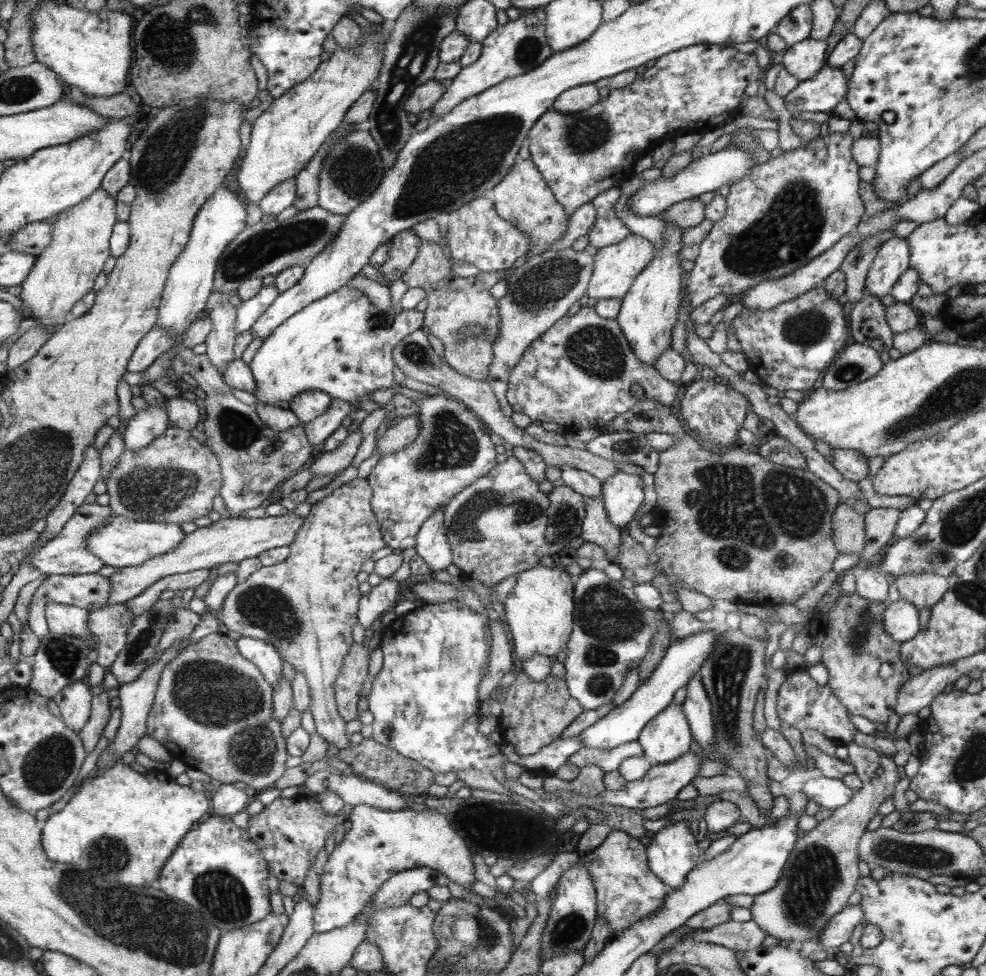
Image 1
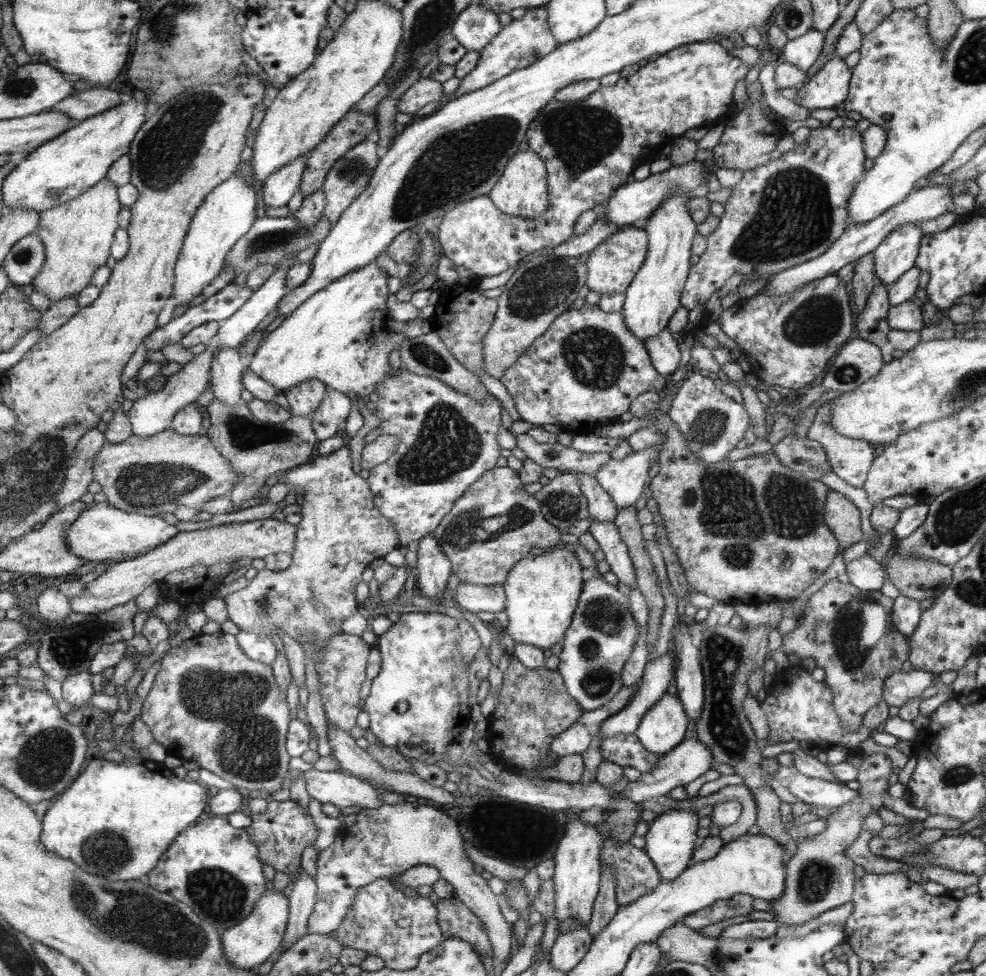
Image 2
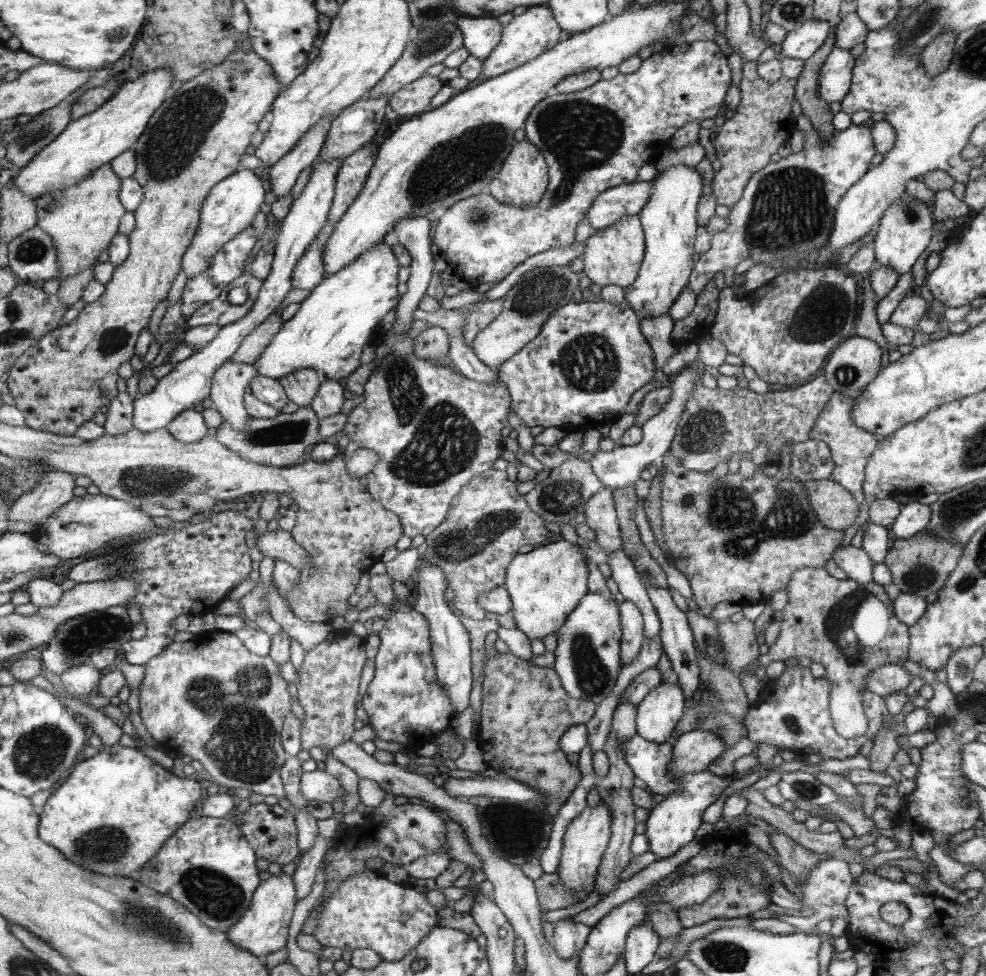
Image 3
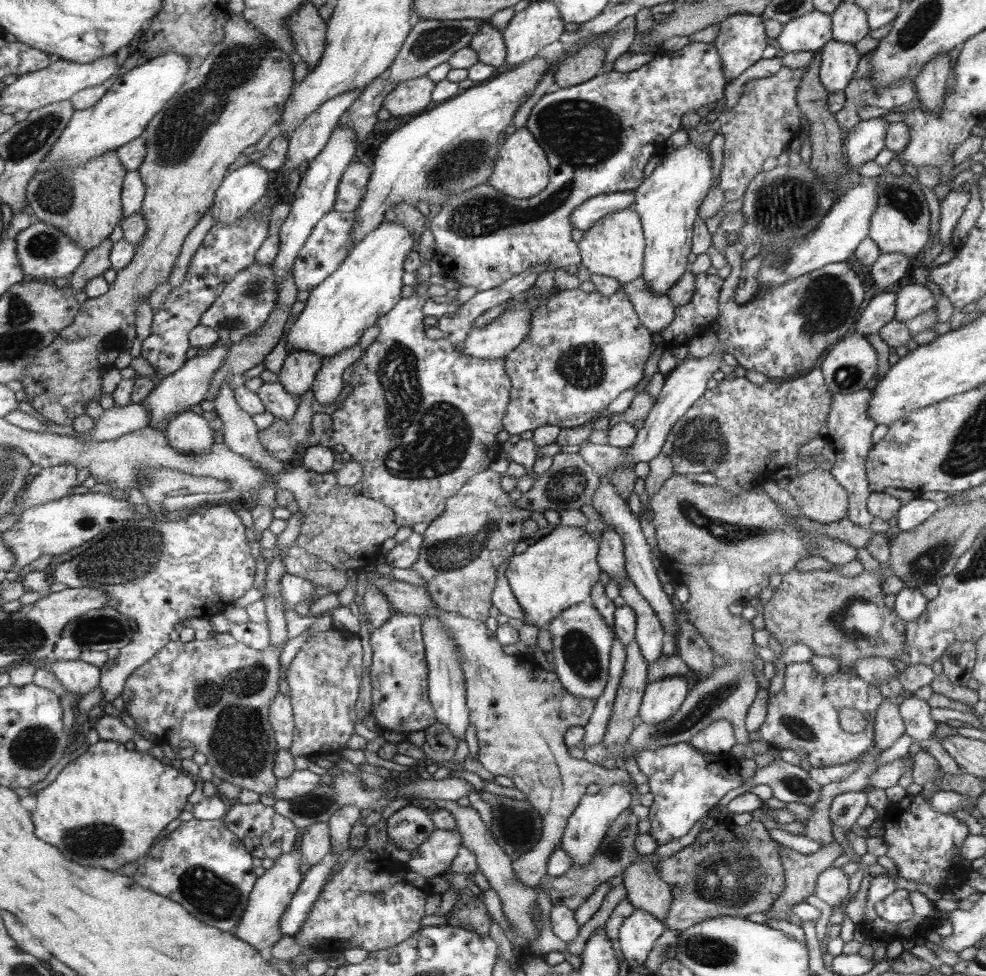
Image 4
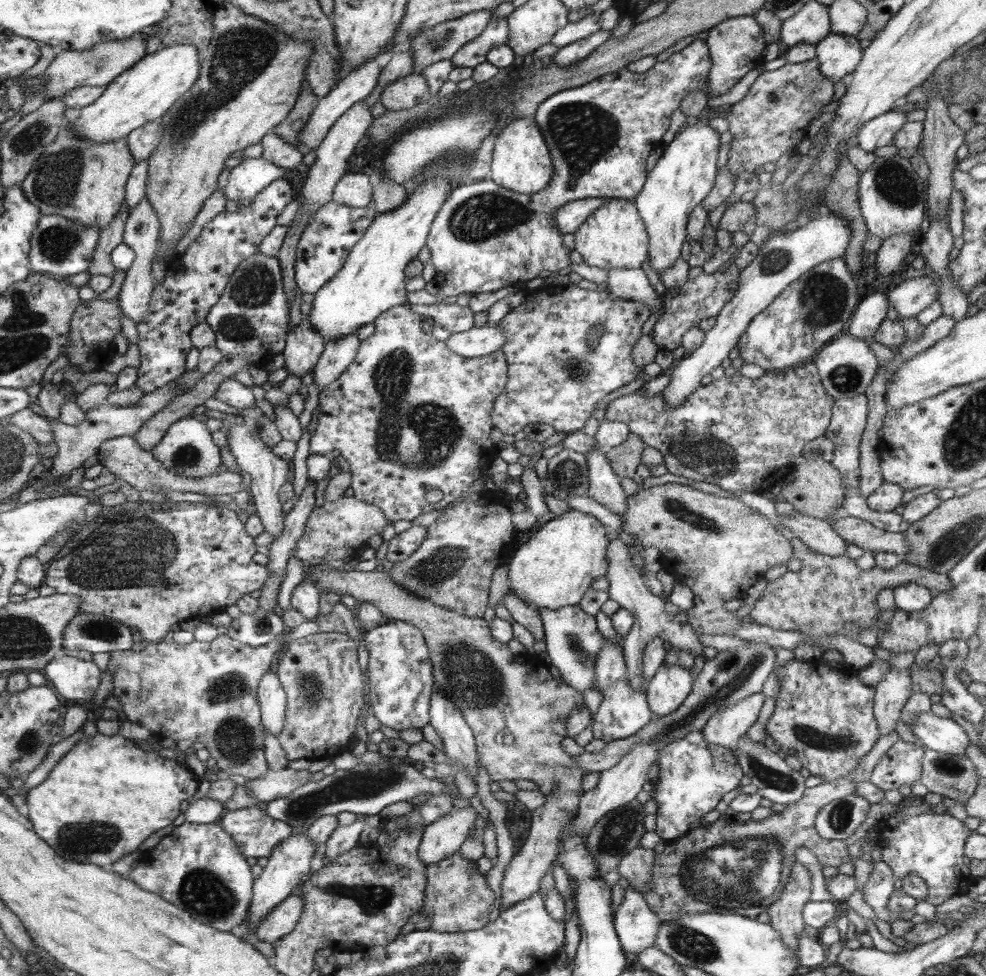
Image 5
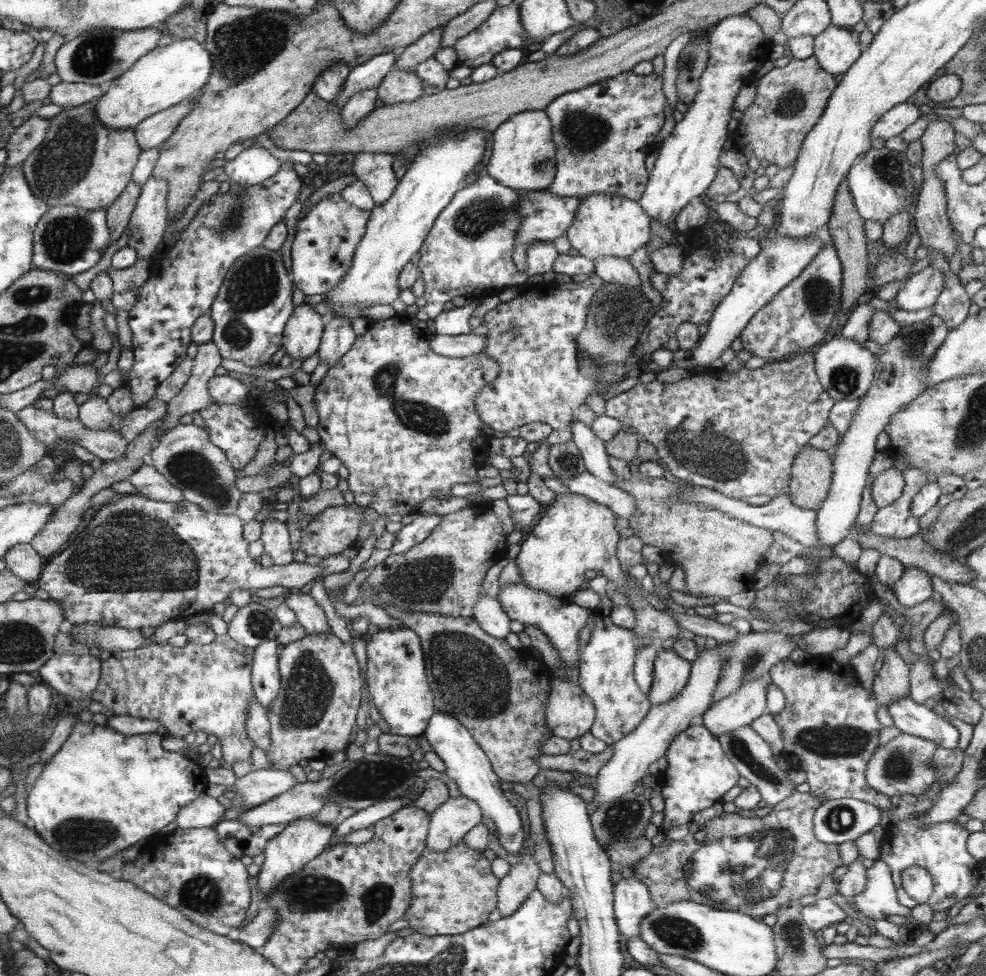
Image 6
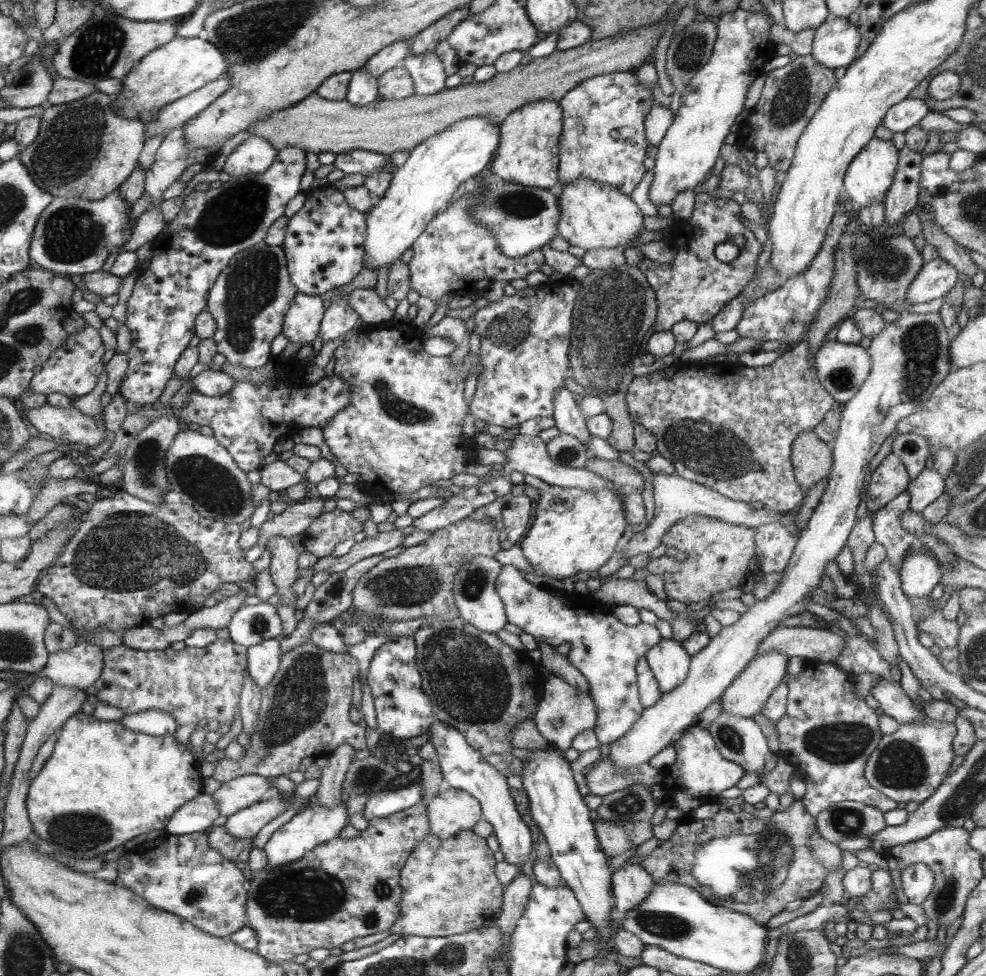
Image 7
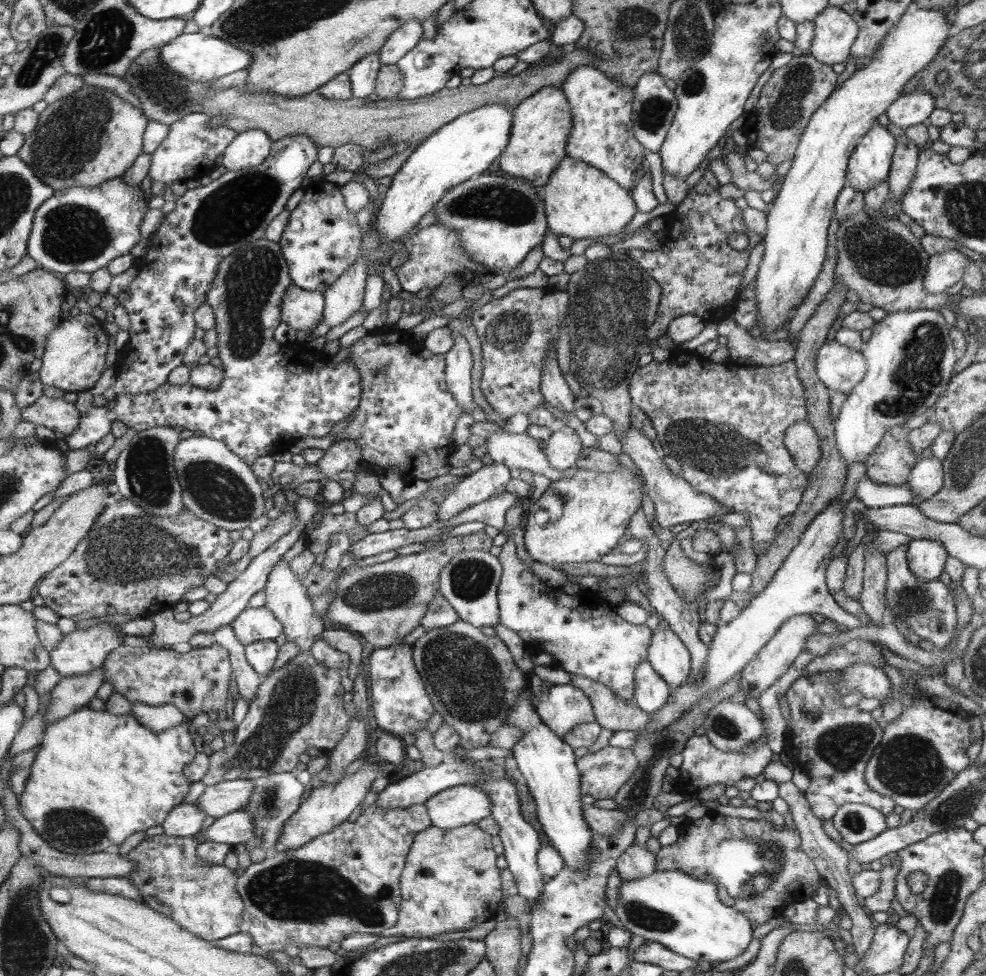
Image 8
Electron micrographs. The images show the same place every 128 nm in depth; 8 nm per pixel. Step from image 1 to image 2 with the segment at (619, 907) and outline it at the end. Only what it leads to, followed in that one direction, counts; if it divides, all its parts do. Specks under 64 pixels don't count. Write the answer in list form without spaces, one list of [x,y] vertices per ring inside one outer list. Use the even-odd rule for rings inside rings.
[[[606,839],[600,859],[602,866],[609,864],[609,868],[613,870],[618,906],[632,904],[661,884],[661,875],[649,853],[636,848],[630,841],[621,845]]]

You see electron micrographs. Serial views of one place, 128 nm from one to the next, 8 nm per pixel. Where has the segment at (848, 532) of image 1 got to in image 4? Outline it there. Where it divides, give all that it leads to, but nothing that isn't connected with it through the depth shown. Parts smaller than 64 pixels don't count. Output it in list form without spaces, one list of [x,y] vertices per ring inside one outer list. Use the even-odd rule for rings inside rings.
[[[828,470],[791,474],[787,490],[798,503],[801,516],[814,522],[830,524],[849,514],[849,493]]]

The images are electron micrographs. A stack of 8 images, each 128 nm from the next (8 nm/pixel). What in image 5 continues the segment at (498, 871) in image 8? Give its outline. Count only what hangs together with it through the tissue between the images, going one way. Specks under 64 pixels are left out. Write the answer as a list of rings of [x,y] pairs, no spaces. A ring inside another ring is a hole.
[[[459,852],[426,867],[428,888],[425,904],[419,913],[430,918],[430,927],[435,931],[468,932],[480,930],[490,924],[494,910],[498,910],[498,890],[490,886],[490,874],[478,865],[478,861],[462,858]]]

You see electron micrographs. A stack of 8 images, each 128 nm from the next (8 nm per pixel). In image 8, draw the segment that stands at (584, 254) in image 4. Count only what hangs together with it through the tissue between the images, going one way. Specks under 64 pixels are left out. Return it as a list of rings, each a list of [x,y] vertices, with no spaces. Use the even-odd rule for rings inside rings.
[[[569,155],[557,166],[556,172],[544,184],[544,188],[549,227],[558,236],[582,240],[620,234],[636,214],[636,204],[625,187],[610,178],[605,171],[580,162],[579,159],[570,158]]]

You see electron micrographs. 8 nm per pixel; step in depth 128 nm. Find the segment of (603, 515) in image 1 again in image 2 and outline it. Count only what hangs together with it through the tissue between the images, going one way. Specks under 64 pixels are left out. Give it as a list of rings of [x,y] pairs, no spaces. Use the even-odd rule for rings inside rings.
[[[590,521],[588,531],[598,542],[599,549],[604,553],[604,560],[610,565],[611,572],[616,574],[619,582],[630,590],[638,590],[635,566],[629,556],[628,547],[622,542],[616,524],[612,521]]]

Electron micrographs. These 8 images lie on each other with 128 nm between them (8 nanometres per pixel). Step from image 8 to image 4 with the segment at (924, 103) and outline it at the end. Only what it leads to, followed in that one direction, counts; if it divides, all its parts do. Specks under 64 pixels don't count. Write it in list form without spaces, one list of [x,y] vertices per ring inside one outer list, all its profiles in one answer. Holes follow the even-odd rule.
[[[881,118],[860,120],[846,133],[843,148],[851,170],[858,172],[860,166],[884,150],[888,126],[890,122]]]

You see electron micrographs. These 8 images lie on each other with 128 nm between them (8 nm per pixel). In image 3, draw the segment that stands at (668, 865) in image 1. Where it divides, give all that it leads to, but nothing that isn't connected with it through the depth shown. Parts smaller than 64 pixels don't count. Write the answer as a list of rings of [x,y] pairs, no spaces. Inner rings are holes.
[[[637,734],[628,737],[623,740],[623,743],[619,746],[623,750],[623,757],[626,764],[630,766],[633,773],[646,782],[650,787],[652,794],[666,795],[666,799],[660,803],[654,805],[654,808],[649,809],[648,818],[645,820],[646,830],[645,836],[648,838],[649,851],[656,855],[657,860],[664,860],[664,858],[670,858],[674,856],[682,846],[686,846],[688,842],[692,842],[694,836],[696,836],[696,830],[698,826],[702,824],[702,812],[720,797],[722,791],[726,789],[734,780],[737,780],[737,773],[731,775],[714,775],[708,768],[706,770],[700,770],[698,772],[683,772],[683,774],[673,774],[669,770],[669,766],[672,765],[674,758],[674,750],[671,743],[665,742],[664,744],[657,744],[656,742],[650,742],[649,739],[642,738]]]

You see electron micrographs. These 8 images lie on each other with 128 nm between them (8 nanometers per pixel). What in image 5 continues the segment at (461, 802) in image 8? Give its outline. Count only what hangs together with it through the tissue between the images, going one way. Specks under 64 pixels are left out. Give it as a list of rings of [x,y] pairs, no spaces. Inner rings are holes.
[[[454,806],[450,814],[426,825],[418,850],[421,861],[426,865],[436,864],[459,852],[472,826],[477,822],[477,814],[473,807],[457,809]]]

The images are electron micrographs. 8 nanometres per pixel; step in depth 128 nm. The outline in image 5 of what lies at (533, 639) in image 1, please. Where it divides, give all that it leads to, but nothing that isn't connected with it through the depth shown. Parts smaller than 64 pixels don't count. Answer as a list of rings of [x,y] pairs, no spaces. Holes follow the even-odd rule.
[[[571,508],[560,516],[551,516],[543,520],[537,527],[516,547],[514,555],[507,563],[510,589],[530,607],[557,610],[569,605],[578,605],[588,593],[592,582],[609,572],[608,538],[604,526],[596,517]]]

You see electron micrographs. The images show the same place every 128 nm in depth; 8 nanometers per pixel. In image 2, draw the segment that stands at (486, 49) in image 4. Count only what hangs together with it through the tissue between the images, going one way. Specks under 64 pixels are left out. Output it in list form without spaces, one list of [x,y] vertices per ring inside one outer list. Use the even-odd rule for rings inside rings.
[[[472,3],[456,17],[450,36],[467,48],[479,52],[500,32],[498,15],[482,3]]]

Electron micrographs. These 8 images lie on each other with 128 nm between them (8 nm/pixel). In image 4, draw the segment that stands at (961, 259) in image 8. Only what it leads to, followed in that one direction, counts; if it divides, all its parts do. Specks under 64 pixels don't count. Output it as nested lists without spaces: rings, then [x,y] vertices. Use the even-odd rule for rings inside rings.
[[[916,281],[895,289],[897,297],[894,320],[901,323],[906,323],[924,311],[930,310],[936,302],[932,292],[928,288],[924,288],[924,285],[918,285]]]

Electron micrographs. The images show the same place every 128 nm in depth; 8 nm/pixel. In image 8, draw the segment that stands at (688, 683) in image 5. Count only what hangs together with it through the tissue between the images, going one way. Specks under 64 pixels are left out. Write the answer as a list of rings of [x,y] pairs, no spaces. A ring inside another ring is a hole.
[[[670,628],[654,630],[647,661],[668,686],[680,687],[688,682],[692,655],[680,636]]]

